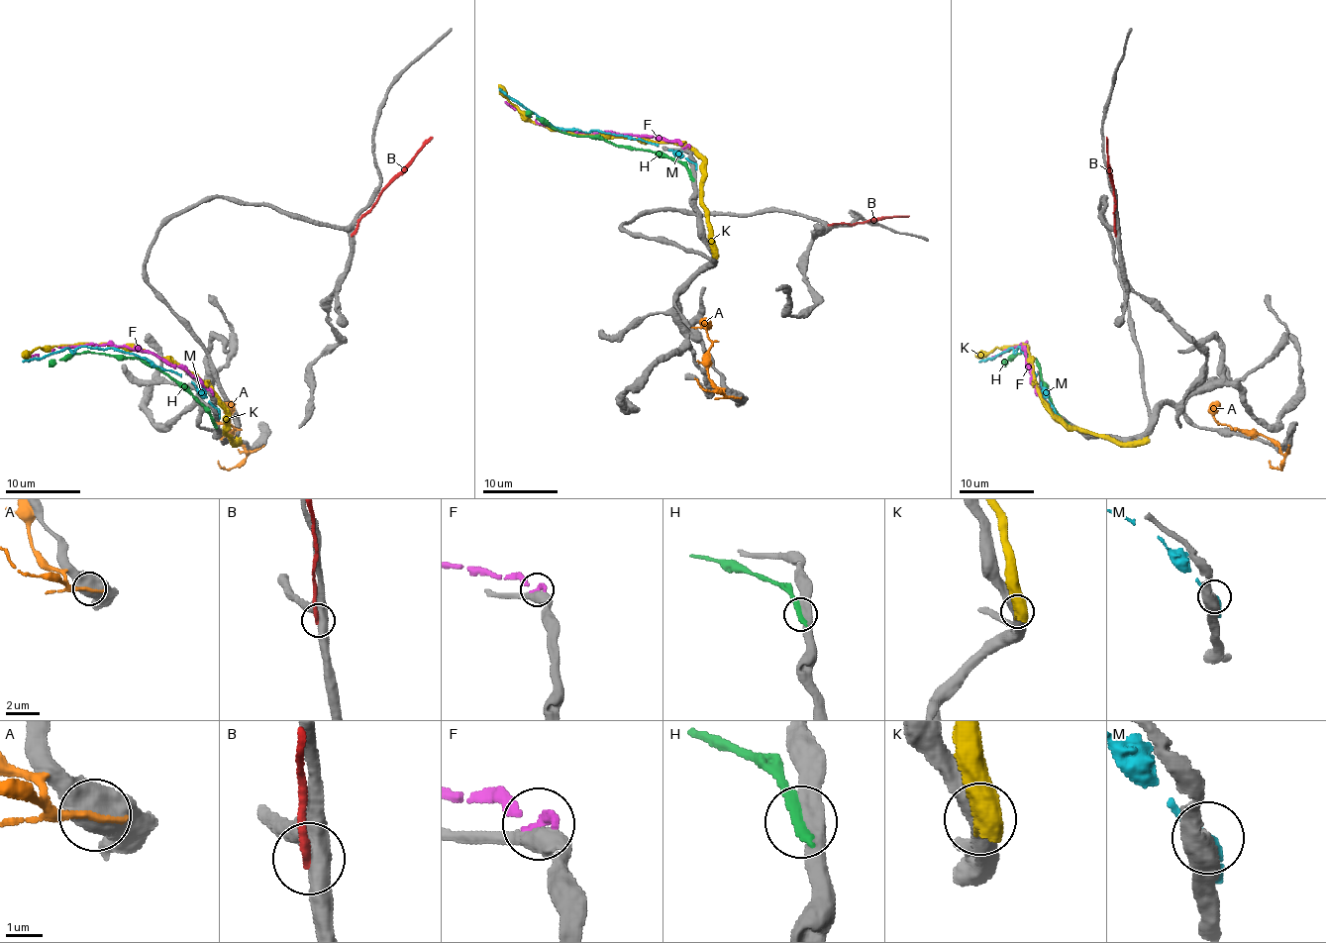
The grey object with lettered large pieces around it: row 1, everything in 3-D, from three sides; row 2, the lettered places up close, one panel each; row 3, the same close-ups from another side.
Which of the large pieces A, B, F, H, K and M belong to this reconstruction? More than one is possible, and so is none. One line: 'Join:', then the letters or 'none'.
Join: none

